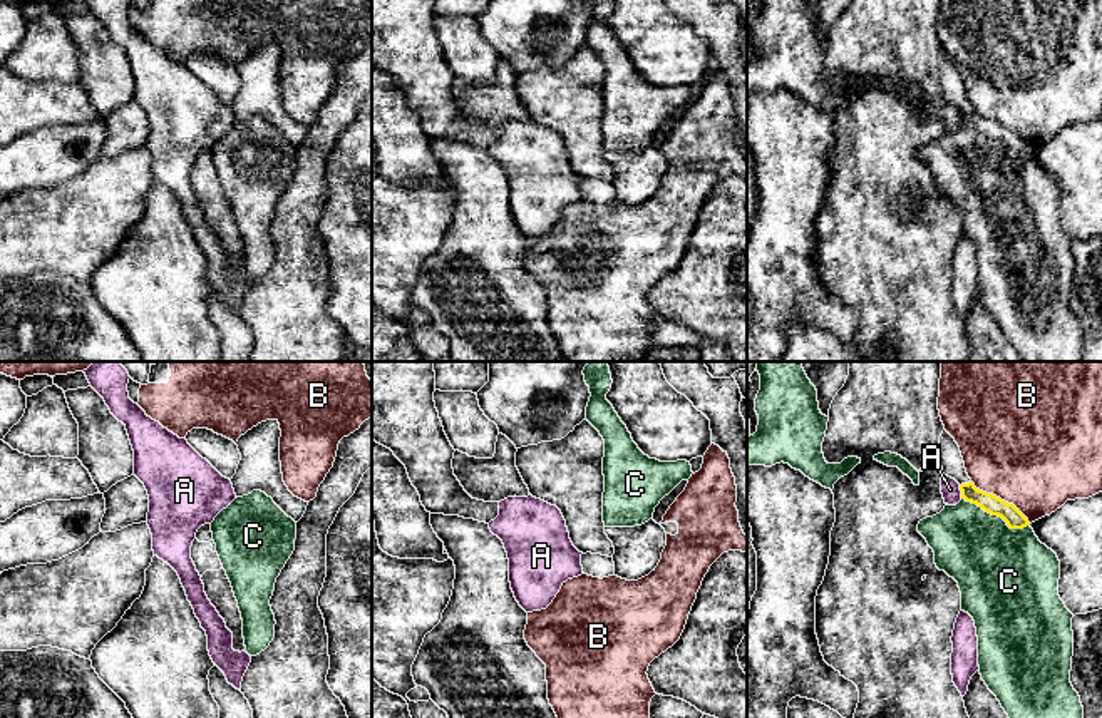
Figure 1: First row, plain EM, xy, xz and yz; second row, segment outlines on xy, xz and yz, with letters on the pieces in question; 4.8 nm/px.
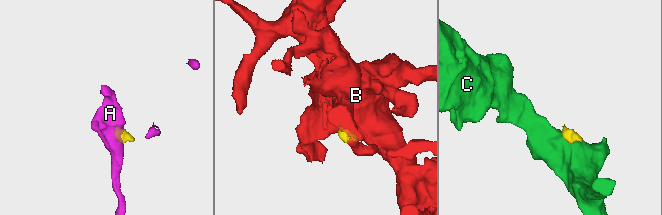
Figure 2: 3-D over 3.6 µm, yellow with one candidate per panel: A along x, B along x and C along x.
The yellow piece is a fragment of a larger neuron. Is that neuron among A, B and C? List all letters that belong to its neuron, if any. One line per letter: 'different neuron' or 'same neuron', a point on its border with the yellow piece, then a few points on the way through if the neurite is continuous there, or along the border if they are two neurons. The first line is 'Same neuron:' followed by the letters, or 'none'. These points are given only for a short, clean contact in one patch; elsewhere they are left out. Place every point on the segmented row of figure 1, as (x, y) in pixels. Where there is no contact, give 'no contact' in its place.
Same neuron: none
A: different neuron; contact yz (962, 492); border yz (958, 486), (962, 497)
B: different neuron; contact yz (999, 497); border yz (972, 481), (977, 487), (1010, 502), (1030, 523)
C: different neuron; contact yz (995, 514); border yz (962, 497), (997, 514), (1010, 528), (1029, 526)

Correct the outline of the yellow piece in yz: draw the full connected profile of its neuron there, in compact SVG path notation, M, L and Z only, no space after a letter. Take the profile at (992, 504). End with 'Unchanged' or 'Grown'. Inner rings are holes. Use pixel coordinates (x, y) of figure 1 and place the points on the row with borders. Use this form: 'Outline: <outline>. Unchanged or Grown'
Outline: M943 430L940 437L940 457L943 474L960 484L961 499L976 504L991 515L1002 517L1010 529L1023 529L1030 526L1028 519L1013 504L975 487L966 474L960 447L946 430Z. Grown

